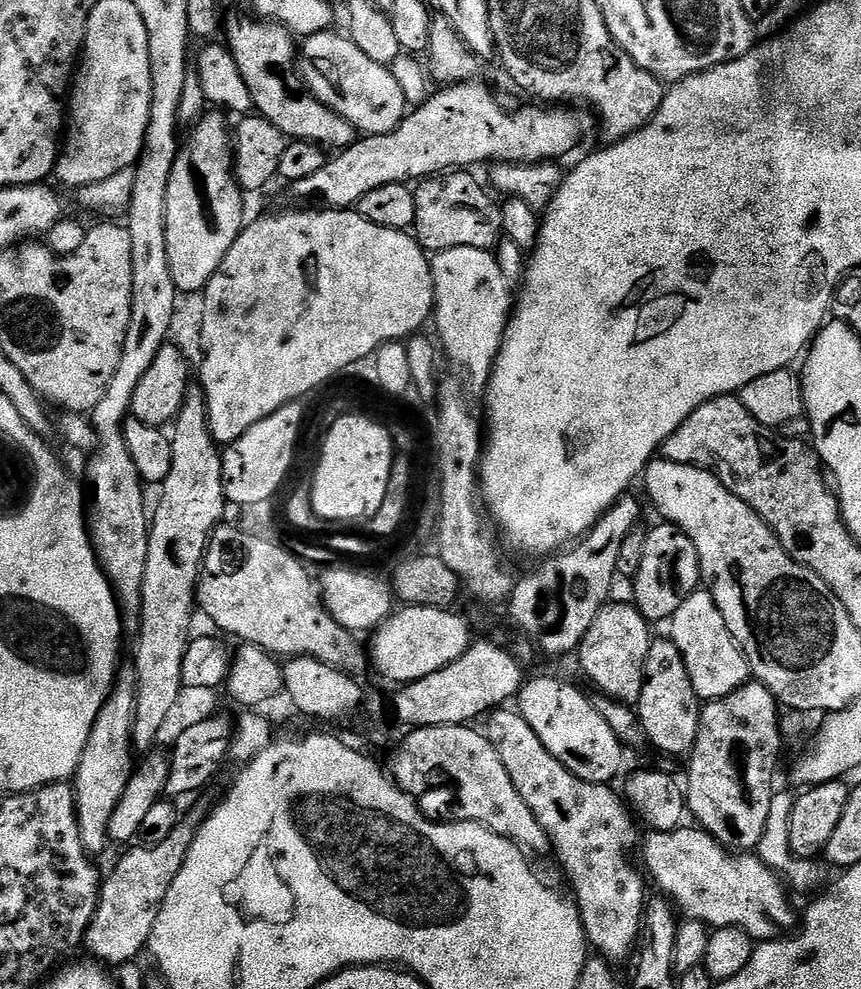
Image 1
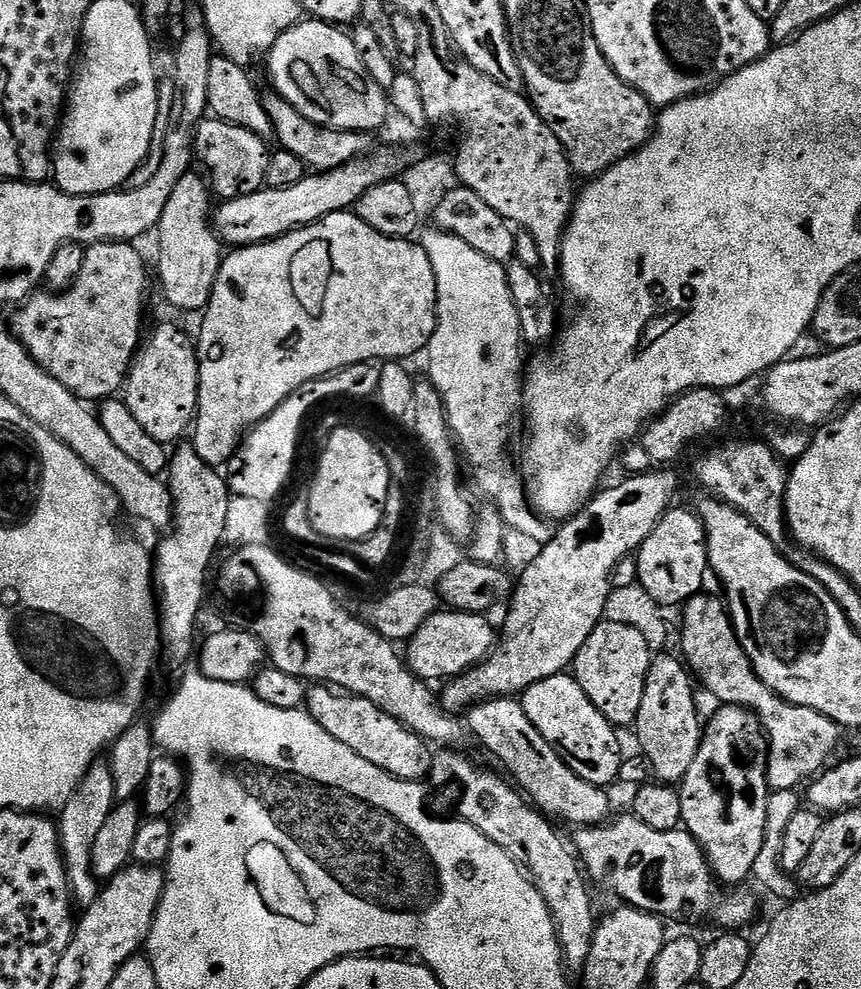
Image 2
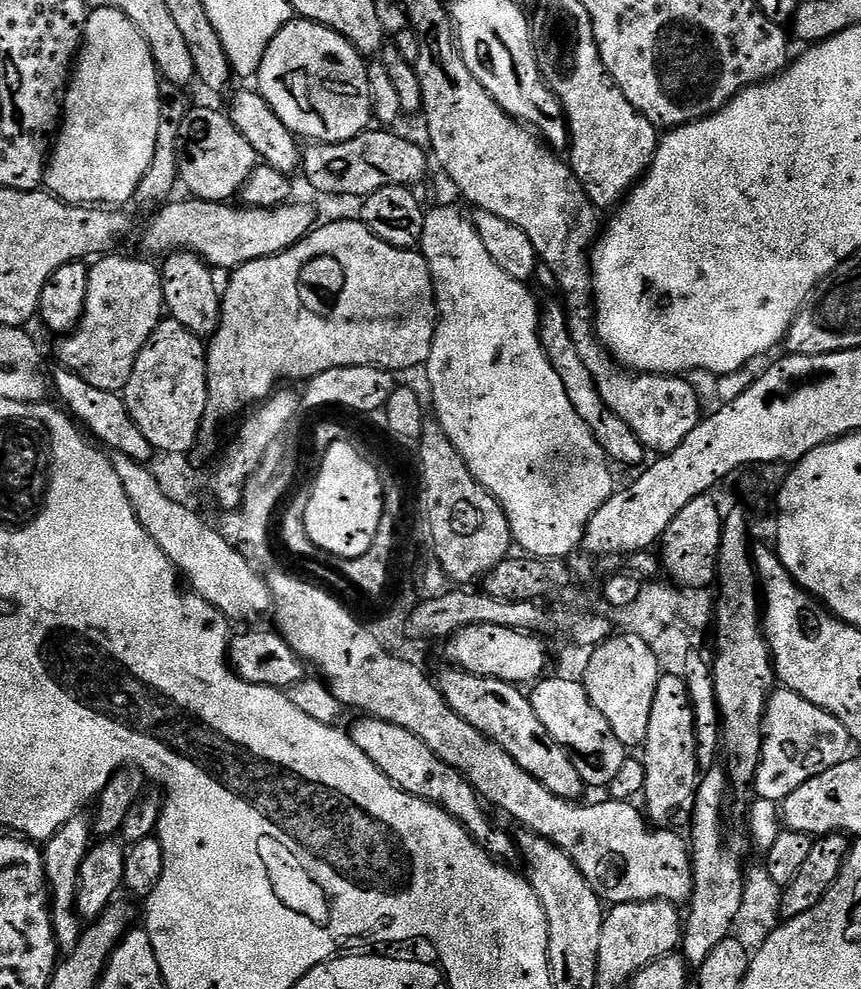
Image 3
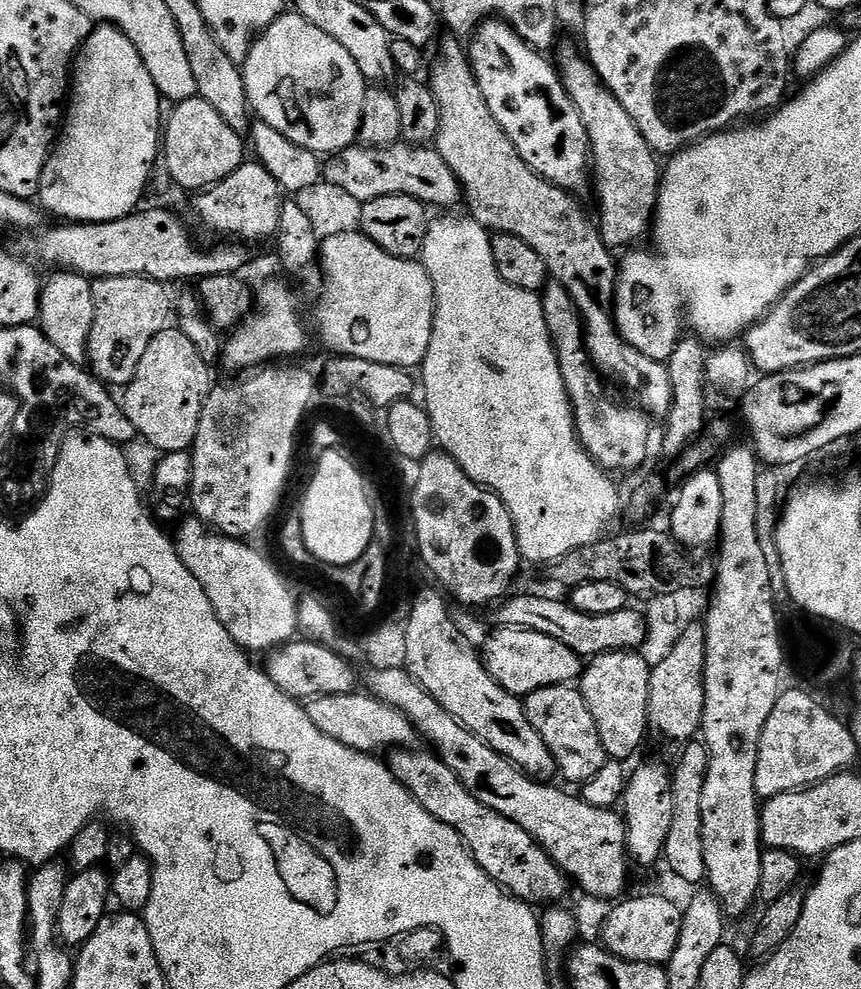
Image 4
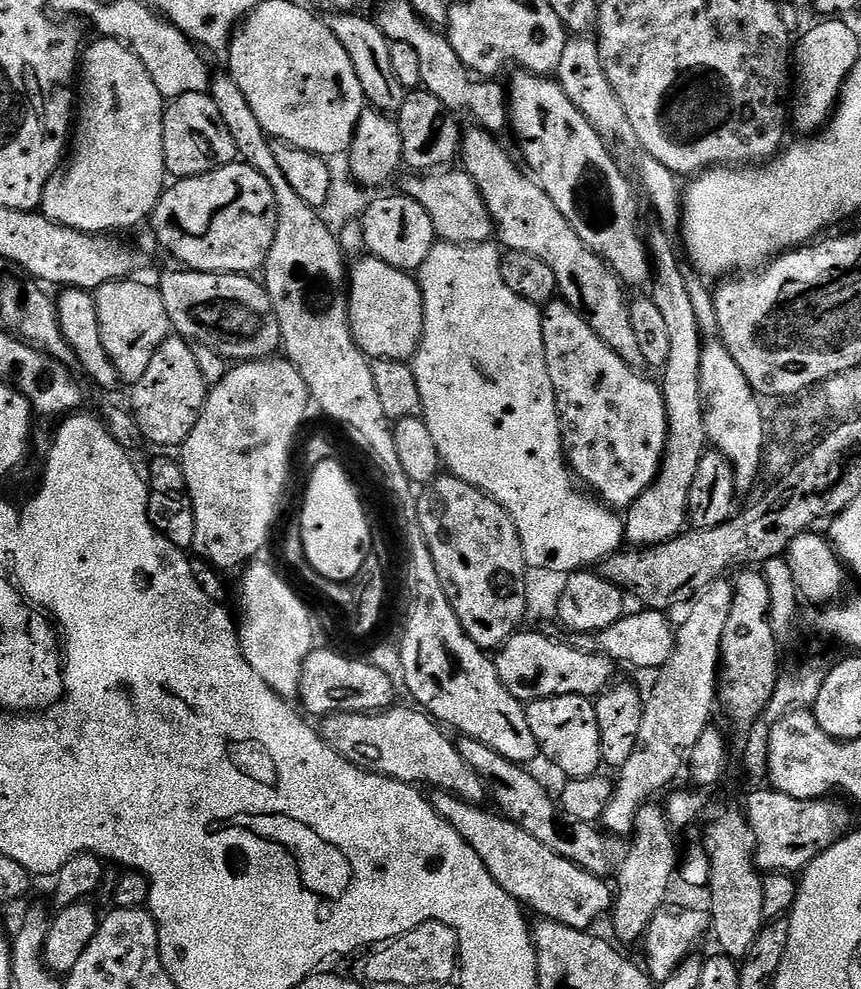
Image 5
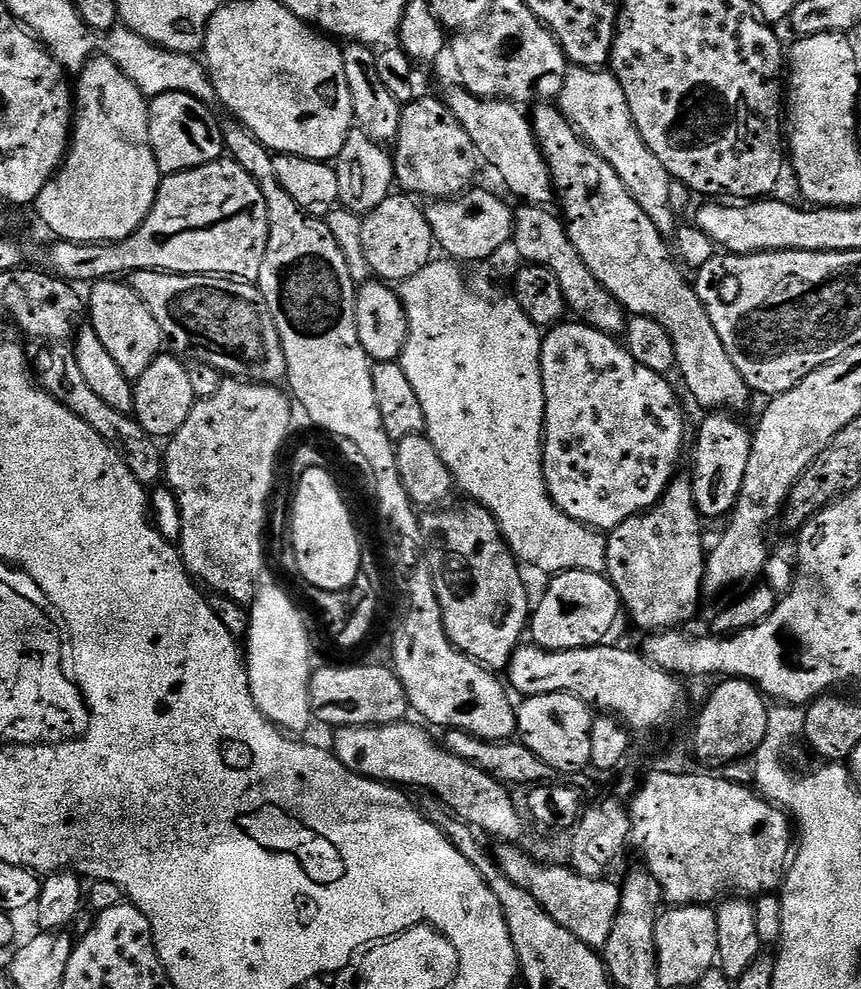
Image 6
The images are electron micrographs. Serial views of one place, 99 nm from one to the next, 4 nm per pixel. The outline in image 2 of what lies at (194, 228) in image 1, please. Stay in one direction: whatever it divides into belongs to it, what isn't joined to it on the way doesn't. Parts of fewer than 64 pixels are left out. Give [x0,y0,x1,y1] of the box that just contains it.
[154,175,222,313]

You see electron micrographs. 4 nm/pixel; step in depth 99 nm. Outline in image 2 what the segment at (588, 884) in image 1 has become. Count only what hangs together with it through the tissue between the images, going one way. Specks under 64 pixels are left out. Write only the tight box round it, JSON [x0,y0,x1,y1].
[466,698,609,826]

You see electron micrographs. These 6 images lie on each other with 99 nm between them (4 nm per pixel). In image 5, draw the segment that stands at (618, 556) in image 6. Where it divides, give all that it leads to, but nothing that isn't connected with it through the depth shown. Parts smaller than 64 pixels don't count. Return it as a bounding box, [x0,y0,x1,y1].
[623,230,710,548]

